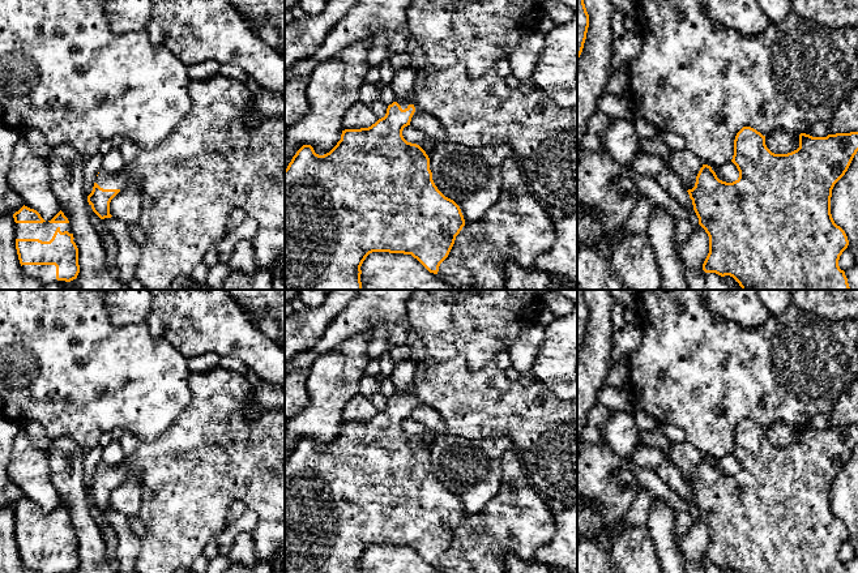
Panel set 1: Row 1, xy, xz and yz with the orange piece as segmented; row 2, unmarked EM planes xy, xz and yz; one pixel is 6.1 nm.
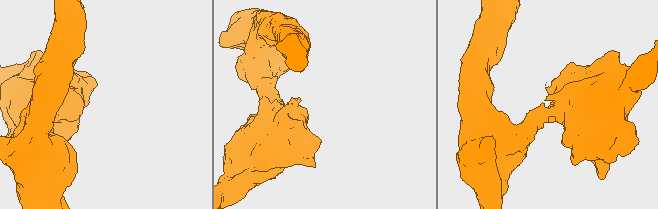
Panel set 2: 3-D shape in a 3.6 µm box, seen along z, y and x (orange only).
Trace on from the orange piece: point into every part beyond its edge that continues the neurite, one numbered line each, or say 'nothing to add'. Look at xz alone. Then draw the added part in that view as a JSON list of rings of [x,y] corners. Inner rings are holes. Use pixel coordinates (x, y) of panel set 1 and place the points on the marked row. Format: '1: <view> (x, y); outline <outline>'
1: xz (483, 111); outline [[[428,63],[415,69],[410,99],[397,103],[402,110],[413,104],[414,115],[423,111],[436,117],[445,131],[447,141],[477,149],[509,146],[525,184],[546,208],[556,208],[565,214],[577,213],[577,108],[558,106],[539,89],[534,89],[529,94],[511,89],[492,68],[482,77],[470,78],[464,64],[441,68]]]

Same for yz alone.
nothing to add

